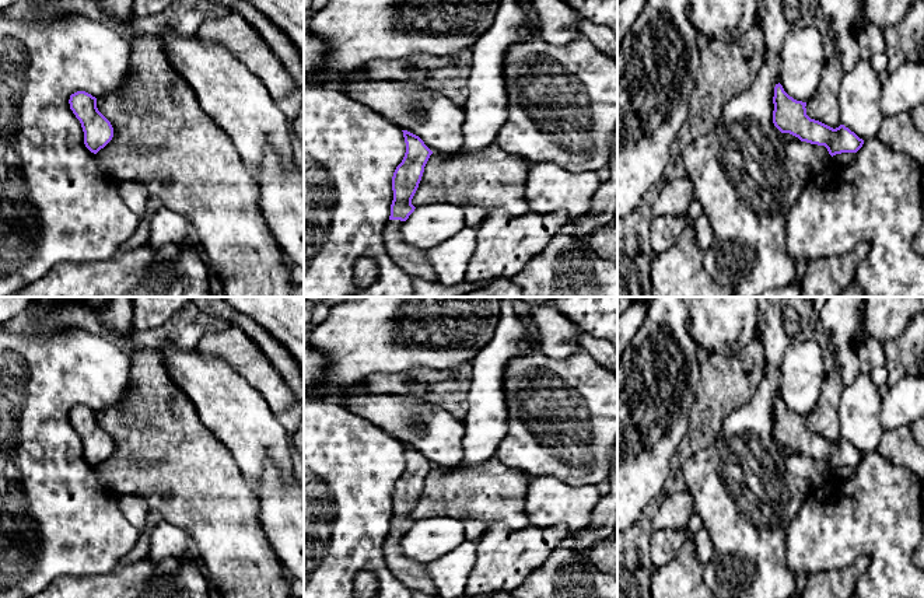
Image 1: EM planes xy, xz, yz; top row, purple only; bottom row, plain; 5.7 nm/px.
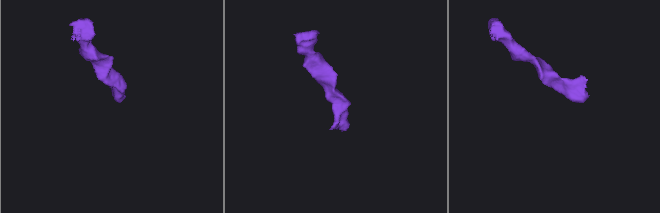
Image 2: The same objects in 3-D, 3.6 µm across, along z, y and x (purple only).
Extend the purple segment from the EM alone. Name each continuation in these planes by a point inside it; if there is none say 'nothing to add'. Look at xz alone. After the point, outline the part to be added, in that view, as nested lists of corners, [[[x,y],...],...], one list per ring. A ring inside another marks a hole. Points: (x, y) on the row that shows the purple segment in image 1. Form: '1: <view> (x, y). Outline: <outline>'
1: xz (412, 259). Outline: [[[388,220],[382,230],[385,249],[389,258],[410,277],[437,281],[433,267],[426,258],[426,249],[403,242],[399,237],[403,221]]]

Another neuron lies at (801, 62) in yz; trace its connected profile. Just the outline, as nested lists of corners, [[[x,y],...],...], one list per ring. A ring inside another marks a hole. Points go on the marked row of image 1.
[[[813,24],[794,28],[785,35],[778,69],[780,84],[790,97],[808,102],[818,90],[825,64],[822,36]]]

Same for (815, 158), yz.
[[[781,133],[781,137],[787,143],[787,158],[804,165],[811,175],[822,172],[832,162],[832,155],[825,146],[801,141],[790,133]]]

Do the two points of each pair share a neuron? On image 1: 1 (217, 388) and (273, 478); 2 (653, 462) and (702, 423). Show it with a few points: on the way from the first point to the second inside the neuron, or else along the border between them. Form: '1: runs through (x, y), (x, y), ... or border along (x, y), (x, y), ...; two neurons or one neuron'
1: border along (289, 479), (268, 465), (255, 488); two neurons
2: border along (695, 406), (690, 415), (689, 430), (671, 461); two neurons

